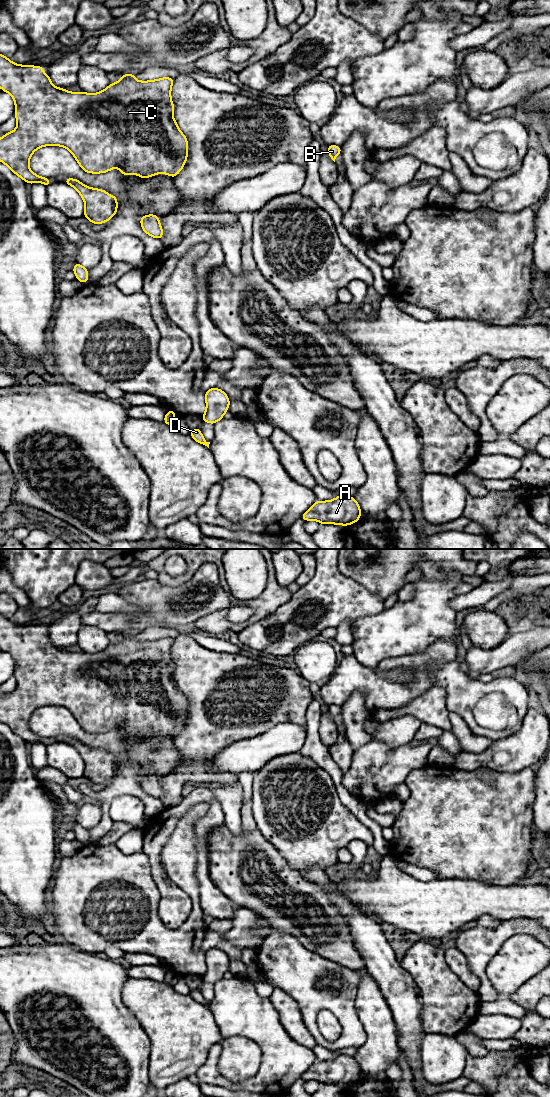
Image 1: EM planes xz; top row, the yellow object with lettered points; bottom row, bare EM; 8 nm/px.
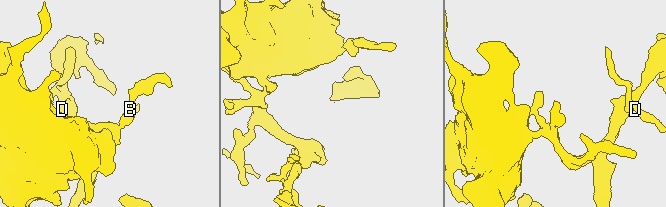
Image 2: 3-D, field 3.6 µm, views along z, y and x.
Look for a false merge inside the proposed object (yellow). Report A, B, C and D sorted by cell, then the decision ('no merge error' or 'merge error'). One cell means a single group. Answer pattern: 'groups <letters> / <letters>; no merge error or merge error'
groups A B C D; no merge error

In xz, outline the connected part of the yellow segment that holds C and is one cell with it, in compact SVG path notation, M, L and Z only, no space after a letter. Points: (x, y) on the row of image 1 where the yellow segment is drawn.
M0 54L0 88L2 91L8 92L15 101L15 117L17 120L17 127L14 131L6 133L0 138L0 161L7 165L13 173L22 178L26 183L42 183L46 187L51 184L49 178L44 178L33 173L29 168L29 160L34 151L43 146L62 146L67 148L74 158L77 160L80 167L86 173L106 173L113 168L117 167L124 176L130 174L136 174L140 178L153 177L155 174L168 174L172 178L183 169L185 162L188 157L188 141L186 136L180 131L178 125L173 118L174 104L171 100L171 87L174 83L174 79L170 77L164 77L157 80L150 81L137 81L135 79L135 74L123 74L121 79L116 83L110 83L110 85L95 94L89 94L86 92L69 92L66 89L58 88L52 85L49 74L43 72L43 67L41 66L30 66L30 65L18 65L13 63L10 59L6 58L4 55Z

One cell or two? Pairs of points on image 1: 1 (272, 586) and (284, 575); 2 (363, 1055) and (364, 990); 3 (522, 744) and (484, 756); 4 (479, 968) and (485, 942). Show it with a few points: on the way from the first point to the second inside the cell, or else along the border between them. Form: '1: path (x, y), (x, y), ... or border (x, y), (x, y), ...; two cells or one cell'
1: border (271, 559), (276, 581), (286, 587); two cells
2: path (372, 1039), (371, 1006); one cell
3: path (513, 744), (502, 744), (493, 748); one cell
4: path (479, 962), (479, 948); one cell

